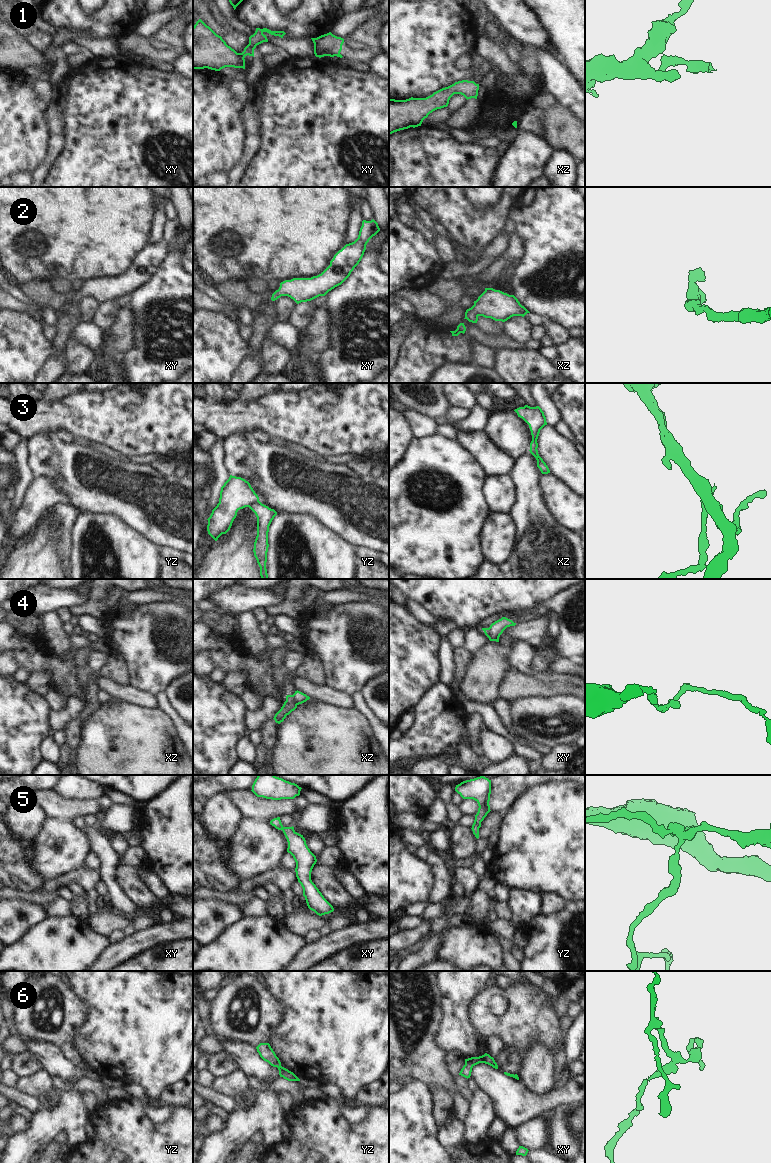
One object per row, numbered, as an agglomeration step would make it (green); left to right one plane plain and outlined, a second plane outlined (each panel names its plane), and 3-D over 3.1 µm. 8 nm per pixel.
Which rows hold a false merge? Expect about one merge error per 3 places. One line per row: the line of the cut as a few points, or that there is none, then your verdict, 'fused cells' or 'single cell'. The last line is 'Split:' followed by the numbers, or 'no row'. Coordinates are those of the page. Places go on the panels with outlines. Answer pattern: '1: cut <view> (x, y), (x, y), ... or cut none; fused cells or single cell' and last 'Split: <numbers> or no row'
1: cut xy (238, 53), (243, 60), (243, 67); fused cells
2: cut none; single cell
3: cut yz (258, 500), (254, 501), (249, 507); fused cells
4: cut xz (291, 695), (297, 704); fused cells
5: cut none; single cell
6: cut none; single cell
Split: 1, 3, 4

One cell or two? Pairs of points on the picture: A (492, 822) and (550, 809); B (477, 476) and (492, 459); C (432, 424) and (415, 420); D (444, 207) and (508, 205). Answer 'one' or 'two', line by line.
A: two
B: two
C: one
D: one

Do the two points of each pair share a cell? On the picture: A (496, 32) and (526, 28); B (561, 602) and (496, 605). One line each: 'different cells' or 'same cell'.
A: different cells
B: different cells

